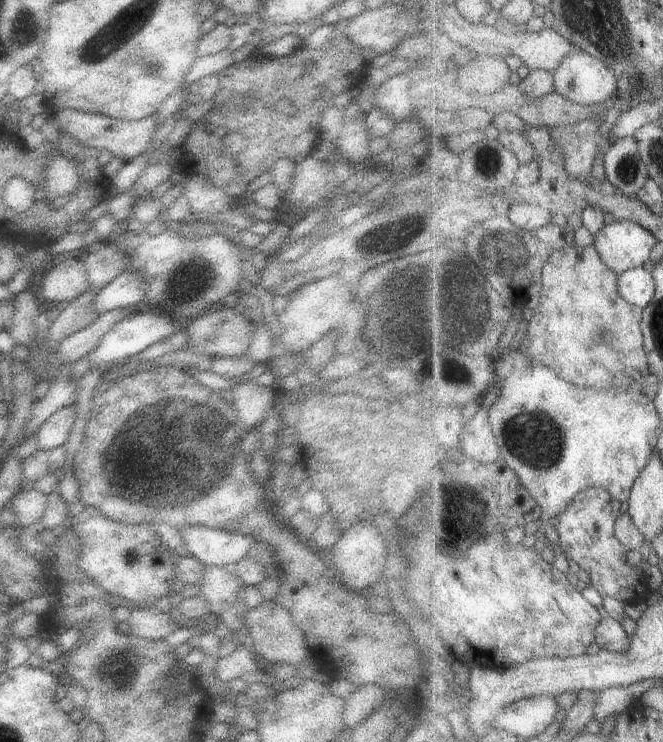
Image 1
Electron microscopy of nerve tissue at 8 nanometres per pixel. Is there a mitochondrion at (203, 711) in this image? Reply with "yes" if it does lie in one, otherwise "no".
no

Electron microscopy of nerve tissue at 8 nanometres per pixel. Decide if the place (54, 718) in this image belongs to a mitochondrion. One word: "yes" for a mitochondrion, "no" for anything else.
no

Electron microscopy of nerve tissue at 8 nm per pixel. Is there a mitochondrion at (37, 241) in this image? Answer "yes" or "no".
no

